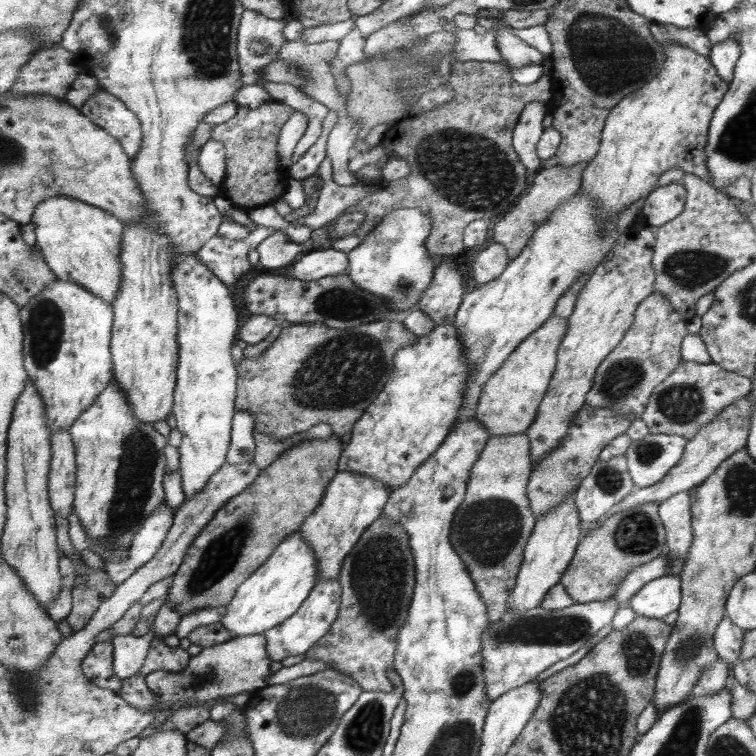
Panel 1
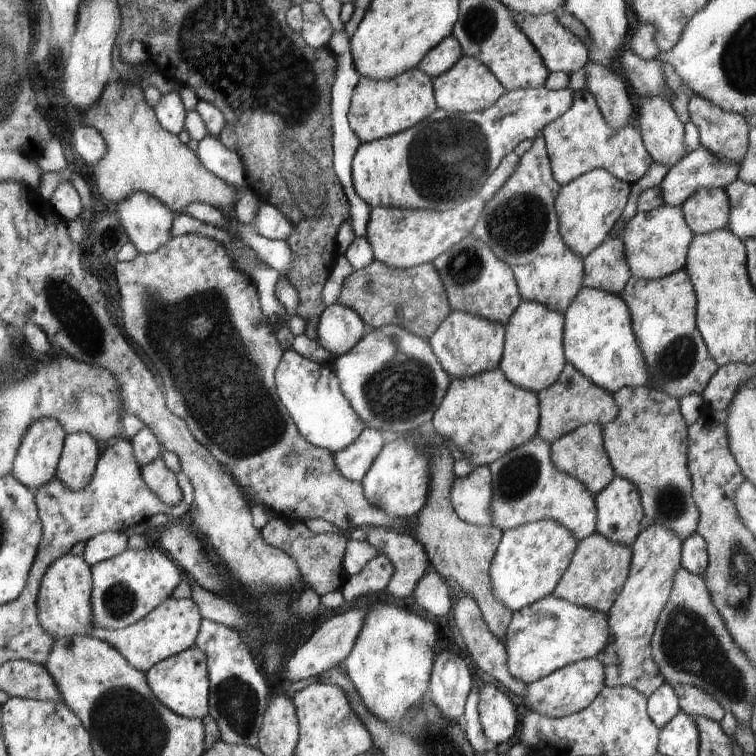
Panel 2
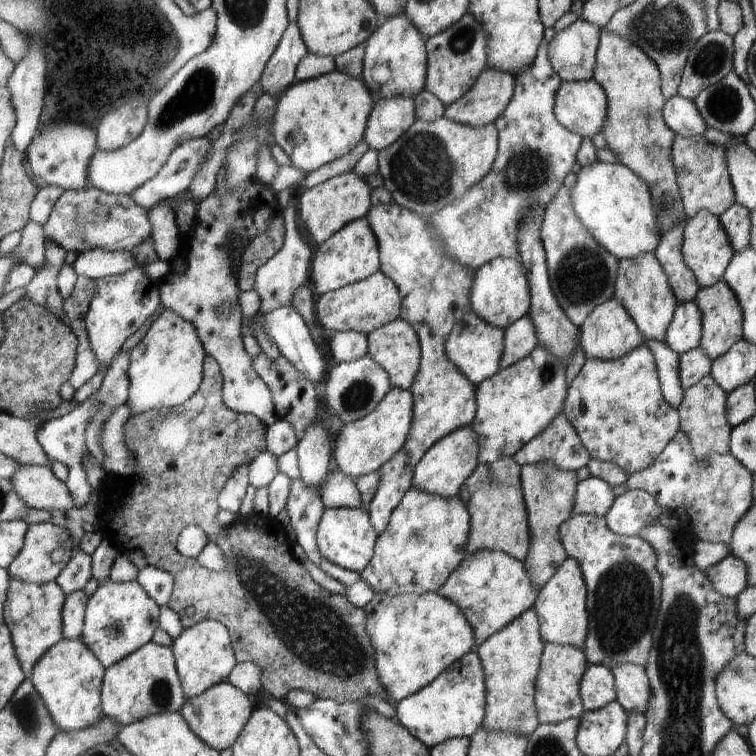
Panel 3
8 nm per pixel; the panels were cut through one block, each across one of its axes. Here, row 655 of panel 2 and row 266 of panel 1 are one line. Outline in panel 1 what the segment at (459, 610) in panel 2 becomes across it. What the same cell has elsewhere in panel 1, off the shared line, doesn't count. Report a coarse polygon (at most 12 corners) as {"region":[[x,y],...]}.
{"region":[[491,243],[472,262],[477,286],[499,279],[510,261]]}

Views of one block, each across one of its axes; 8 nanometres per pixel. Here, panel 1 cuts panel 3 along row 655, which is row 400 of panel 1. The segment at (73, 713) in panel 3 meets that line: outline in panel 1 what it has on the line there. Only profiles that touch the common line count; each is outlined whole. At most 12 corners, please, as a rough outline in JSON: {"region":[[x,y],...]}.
{"region":[[59,278],[21,307],[24,365],[70,429],[113,381],[111,303]]}

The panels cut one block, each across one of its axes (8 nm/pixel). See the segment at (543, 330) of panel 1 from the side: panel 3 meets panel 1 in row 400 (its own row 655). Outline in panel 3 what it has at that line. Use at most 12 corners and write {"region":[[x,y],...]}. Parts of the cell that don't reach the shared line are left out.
{"region":[[533,606],[478,648],[486,731],[529,738],[547,643]]}

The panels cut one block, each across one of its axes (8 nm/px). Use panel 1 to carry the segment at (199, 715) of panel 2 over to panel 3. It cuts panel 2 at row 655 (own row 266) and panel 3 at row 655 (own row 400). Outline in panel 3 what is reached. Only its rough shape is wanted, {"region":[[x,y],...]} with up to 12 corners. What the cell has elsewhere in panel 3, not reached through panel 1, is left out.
{"region":[[222,622],[185,629],[172,647],[187,699],[239,664]]}

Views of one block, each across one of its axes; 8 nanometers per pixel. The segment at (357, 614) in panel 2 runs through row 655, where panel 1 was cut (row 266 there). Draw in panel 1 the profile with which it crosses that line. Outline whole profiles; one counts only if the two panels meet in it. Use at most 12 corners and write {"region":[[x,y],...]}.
{"region":[[311,250],[287,276],[309,281],[348,273],[347,252]]}

